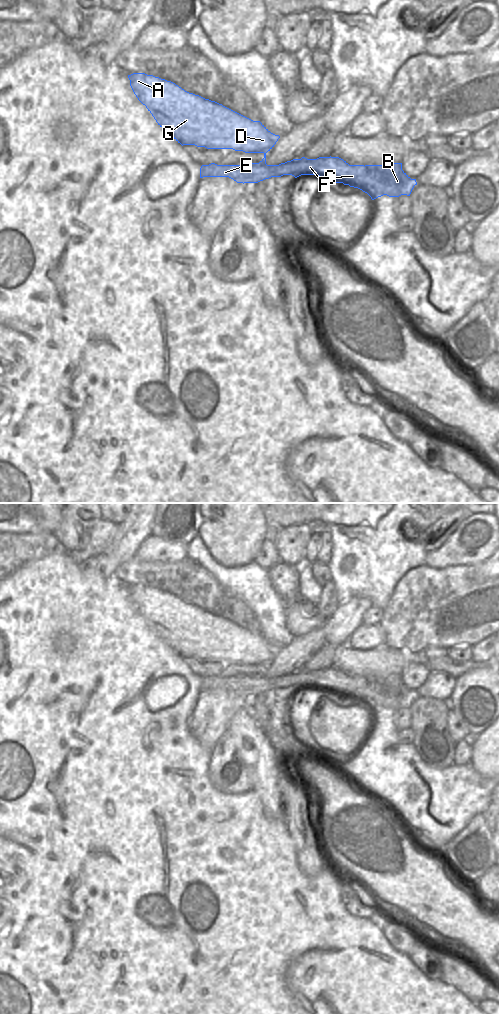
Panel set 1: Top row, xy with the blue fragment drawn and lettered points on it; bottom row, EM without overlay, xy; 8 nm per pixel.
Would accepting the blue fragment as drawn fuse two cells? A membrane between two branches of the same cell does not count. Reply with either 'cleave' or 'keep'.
cleave

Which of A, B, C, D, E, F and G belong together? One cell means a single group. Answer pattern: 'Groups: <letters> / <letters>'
Groups: A B D G / C E F.

